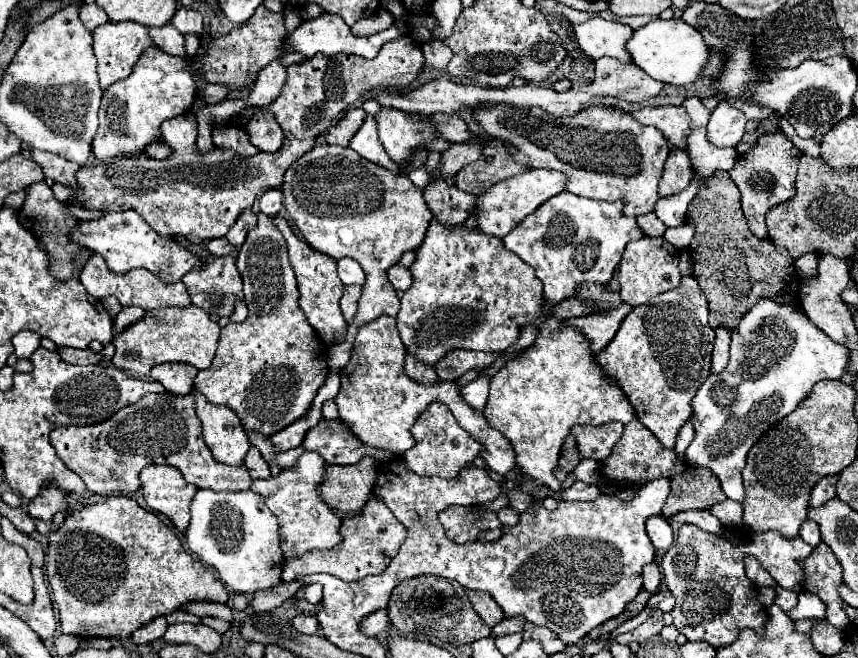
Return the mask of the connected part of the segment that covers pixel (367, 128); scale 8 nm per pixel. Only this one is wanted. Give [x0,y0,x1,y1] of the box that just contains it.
[350,115,400,173]

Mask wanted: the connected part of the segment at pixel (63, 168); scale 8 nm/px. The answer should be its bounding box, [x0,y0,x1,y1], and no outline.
[32,149,80,189]

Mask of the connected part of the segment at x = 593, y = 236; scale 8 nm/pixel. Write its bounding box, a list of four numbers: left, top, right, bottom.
[504,193,644,303]

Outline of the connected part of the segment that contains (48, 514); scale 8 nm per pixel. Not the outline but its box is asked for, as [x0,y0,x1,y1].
[28,483,68,521]

